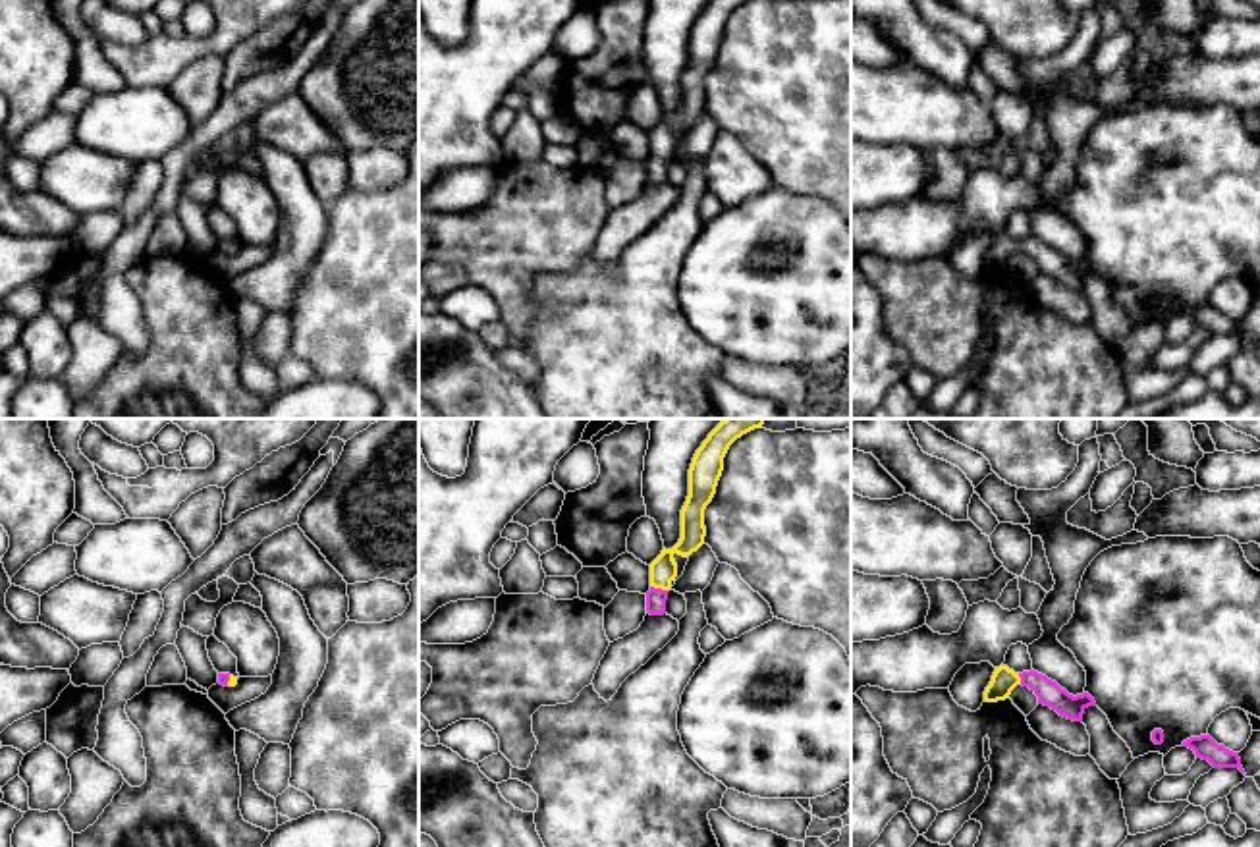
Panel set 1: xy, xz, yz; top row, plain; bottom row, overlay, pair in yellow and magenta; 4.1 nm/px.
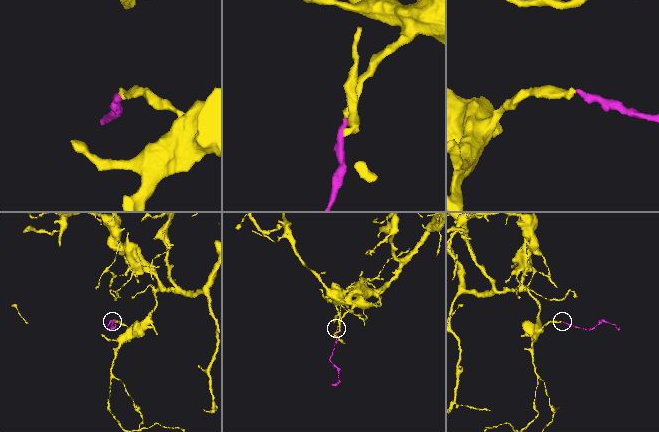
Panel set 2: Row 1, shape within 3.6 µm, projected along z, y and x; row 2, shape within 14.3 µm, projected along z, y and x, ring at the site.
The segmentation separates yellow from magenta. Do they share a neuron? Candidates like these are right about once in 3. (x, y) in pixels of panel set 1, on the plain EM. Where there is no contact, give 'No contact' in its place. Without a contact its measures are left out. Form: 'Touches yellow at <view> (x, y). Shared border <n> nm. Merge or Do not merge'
Touches yellow at xz (660, 155). Shared border 80 nm. Merge

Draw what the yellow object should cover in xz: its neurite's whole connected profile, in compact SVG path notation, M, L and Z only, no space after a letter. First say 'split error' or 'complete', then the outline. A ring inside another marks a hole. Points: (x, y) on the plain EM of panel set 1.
split error; M710 0L697 17L689 37L689 64L681 77L681 106L671 118L664 116L650 131L650 158L646 160L646 179L650 183L666 181L668 160L677 145L673 123L687 125L704 112L704 77L716 62L729 14L743 2L747 0Z

